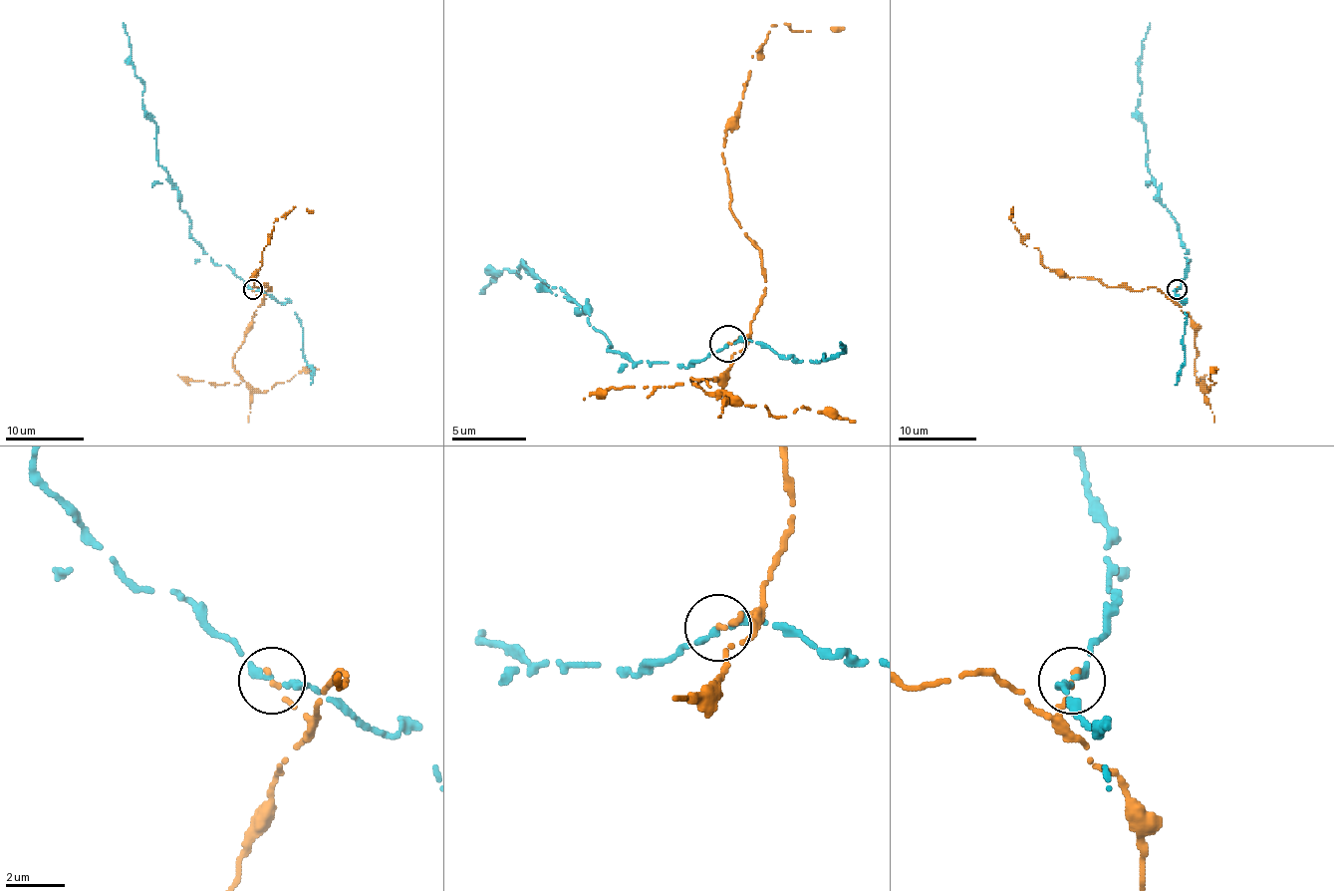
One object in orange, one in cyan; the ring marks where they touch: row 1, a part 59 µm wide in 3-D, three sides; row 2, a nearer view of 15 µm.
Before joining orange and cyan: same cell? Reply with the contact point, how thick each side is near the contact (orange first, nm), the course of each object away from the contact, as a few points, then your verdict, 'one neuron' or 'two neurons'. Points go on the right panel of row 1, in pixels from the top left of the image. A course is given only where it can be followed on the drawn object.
(1177, 289) | 200/190 nm | orange via (1177, 289), (1173, 298), (1156, 287), (1060, 277), (1022, 242), (1011, 212) | cyan via (1177, 289), (1189, 269), (1187, 249), (1146, 163), (1146, 125), (1136, 109), (1142, 41), (1150, 23) | two neurons

